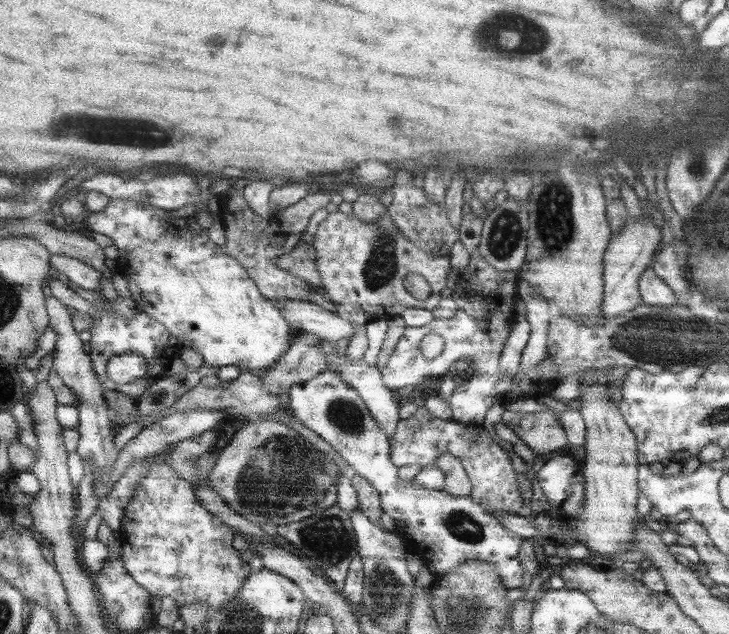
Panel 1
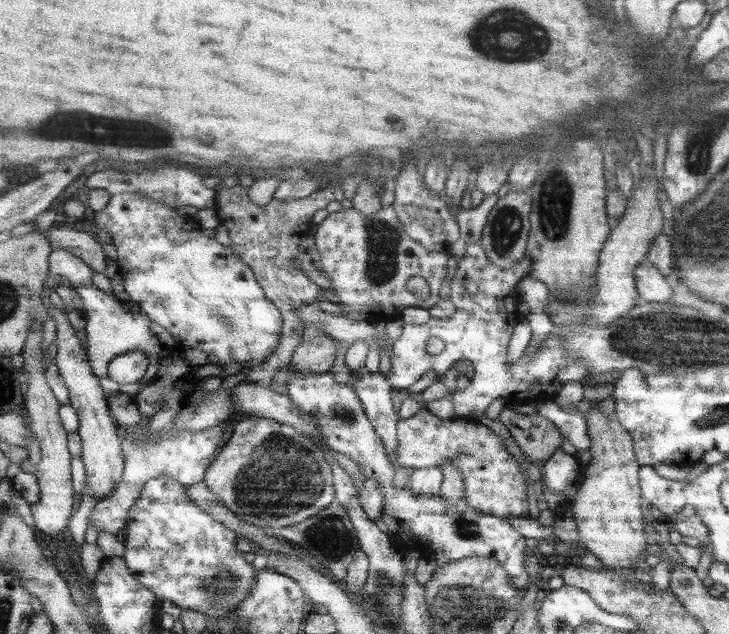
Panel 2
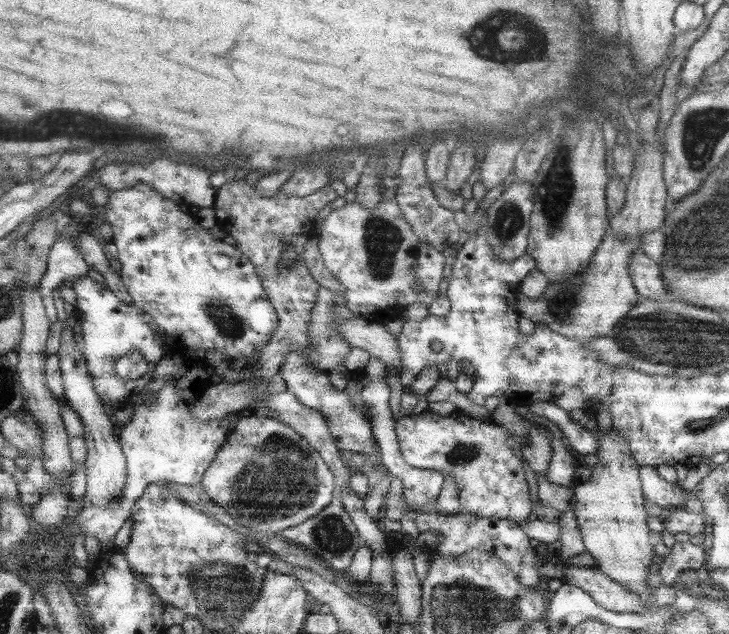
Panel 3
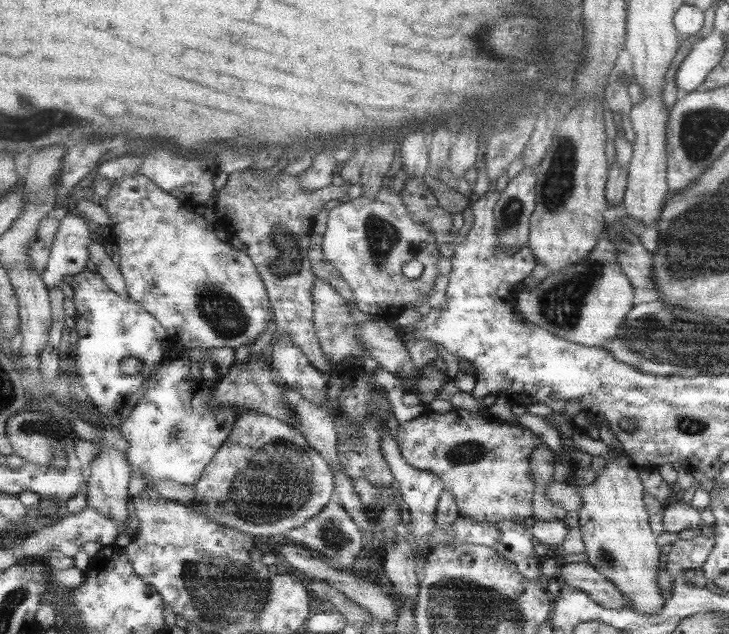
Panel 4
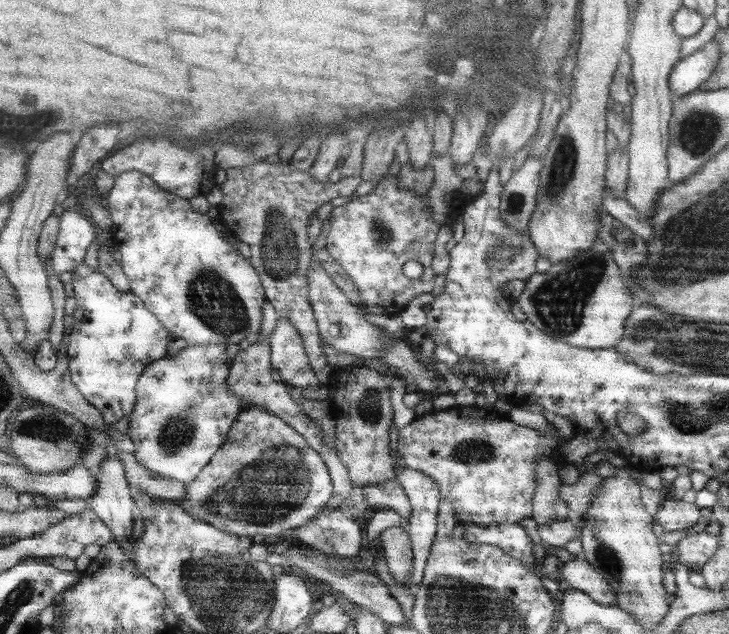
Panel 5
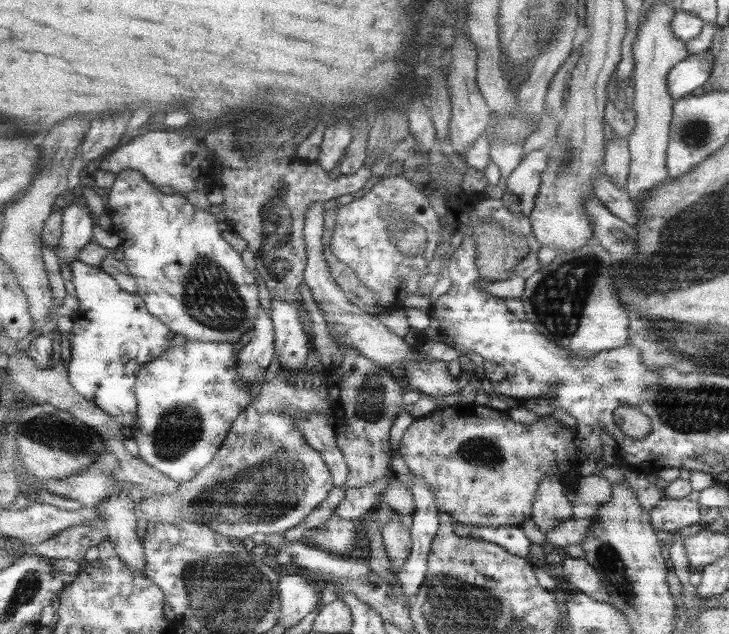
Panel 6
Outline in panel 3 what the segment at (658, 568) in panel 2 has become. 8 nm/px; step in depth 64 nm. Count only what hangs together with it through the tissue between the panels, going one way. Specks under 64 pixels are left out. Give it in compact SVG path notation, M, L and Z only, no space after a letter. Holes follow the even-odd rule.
M676 542L663 557L660 564L662 585L672 587L683 570L698 570L704 564L703 544Z

